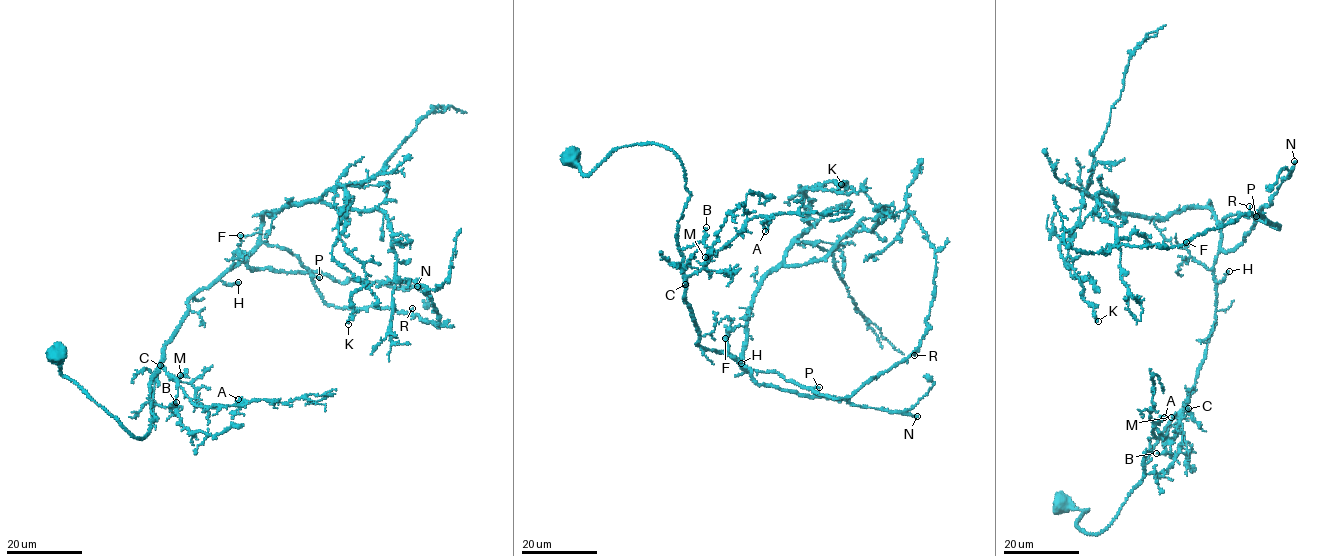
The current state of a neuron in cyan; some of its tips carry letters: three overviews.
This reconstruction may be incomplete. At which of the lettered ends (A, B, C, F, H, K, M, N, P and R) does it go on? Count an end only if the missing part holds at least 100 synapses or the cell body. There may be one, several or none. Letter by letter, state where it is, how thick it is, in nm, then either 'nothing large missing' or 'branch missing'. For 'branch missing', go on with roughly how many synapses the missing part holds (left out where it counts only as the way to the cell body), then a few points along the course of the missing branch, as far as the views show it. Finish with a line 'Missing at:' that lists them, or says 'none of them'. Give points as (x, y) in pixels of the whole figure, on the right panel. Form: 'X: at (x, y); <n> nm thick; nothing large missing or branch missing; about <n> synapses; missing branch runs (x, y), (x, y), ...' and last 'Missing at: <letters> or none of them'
A: at (1164, 417); 160 nm thick; nothing large missing
B: at (1156, 453); 160 nm thick; nothing large missing
C: at (1188, 408); 100 nm thick; nothing large missing
F: at (1186, 242); 260 nm thick; nothing large missing
H: at (1229, 271); 480 nm thick; nothing large missing
K: at (1098, 321); 200 nm thick; nothing large missing
M: at (1171, 417); 60 nm thick; nothing large missing
N: at (1294, 161); 320 nm thick; branch missing; about 450 synapses; missing branch runs (1294, 161), (1316, 108), (1290, 42), (1260, 19), (1229, 25)
P: at (1256, 216); 140 nm thick; nothing large missing
R: at (1249, 206); 120 nm thick; nothing large missing
Missing at: N

